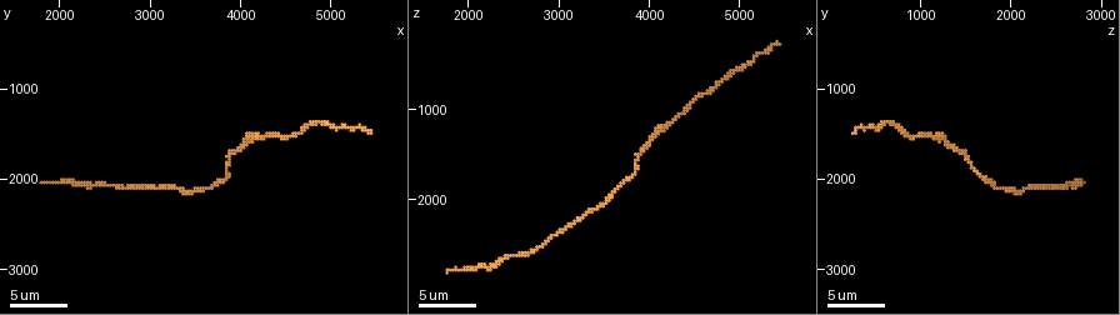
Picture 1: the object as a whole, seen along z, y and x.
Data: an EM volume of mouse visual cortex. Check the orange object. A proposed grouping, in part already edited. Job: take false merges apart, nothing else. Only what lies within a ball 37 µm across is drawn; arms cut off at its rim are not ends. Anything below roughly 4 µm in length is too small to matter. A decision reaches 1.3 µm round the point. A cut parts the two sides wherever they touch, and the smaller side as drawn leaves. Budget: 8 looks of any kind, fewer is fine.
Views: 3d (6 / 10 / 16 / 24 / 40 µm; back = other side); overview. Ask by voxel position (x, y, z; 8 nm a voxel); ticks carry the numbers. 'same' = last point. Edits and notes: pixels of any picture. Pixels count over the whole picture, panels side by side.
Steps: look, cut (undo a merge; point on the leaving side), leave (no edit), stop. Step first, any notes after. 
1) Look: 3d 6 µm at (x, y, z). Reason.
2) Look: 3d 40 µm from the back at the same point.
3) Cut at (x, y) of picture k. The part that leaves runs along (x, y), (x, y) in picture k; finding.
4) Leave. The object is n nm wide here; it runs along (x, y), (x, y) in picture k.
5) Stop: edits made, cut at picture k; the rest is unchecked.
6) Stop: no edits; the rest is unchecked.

Look: 3d 10 µm at (3900, 1800, 1550). Calibre changes.

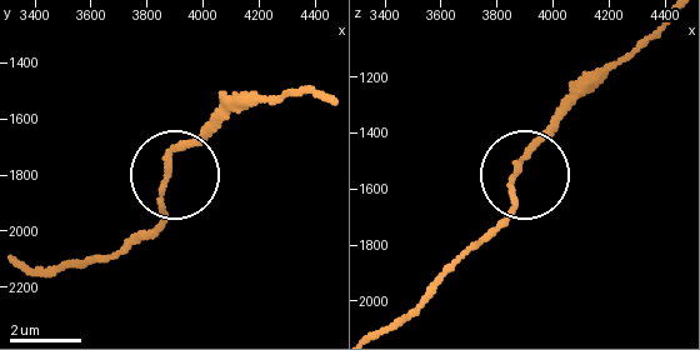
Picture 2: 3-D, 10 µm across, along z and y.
Leave. It runs along (504, 220), (521, 160), (578, 100) in picture 2; all the same cell.

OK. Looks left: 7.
Look: 3d 6 µm at (4850, 1400, 650). Thin neck.

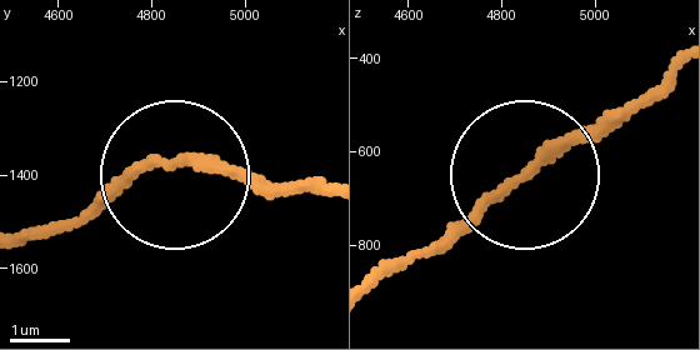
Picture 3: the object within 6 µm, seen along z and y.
Leave. All the same cell.

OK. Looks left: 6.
Look: 3d 6 µm at (4150, 1500, 1150).

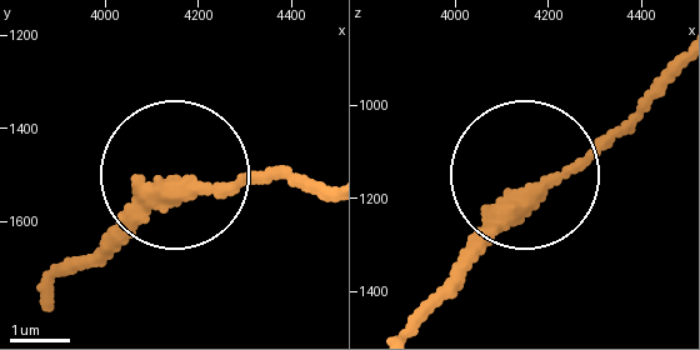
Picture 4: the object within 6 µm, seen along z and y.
Leave. It runs along (408, 323), (518, 203), (591, 158), (676, 73) in picture 4; continuous, no second cell.

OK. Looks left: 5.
Look: 3d 10 µm at (3300, 2100, 2150).

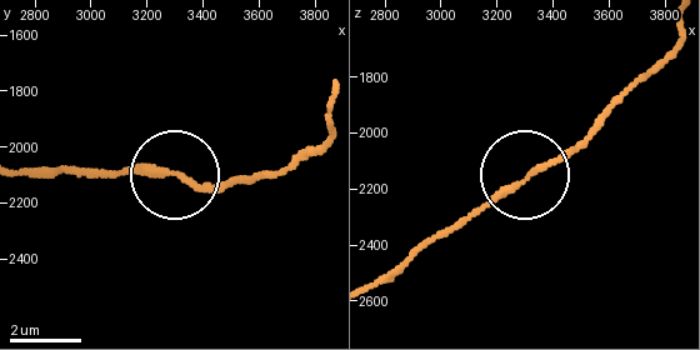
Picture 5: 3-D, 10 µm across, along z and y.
Leave. The object is 170 nm wide here; it runs along (315, 148), (283, 173), (220, 184), (106, 175) in picture 5; one cell here.

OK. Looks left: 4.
Stop: no edits; the rest is unchecked.

